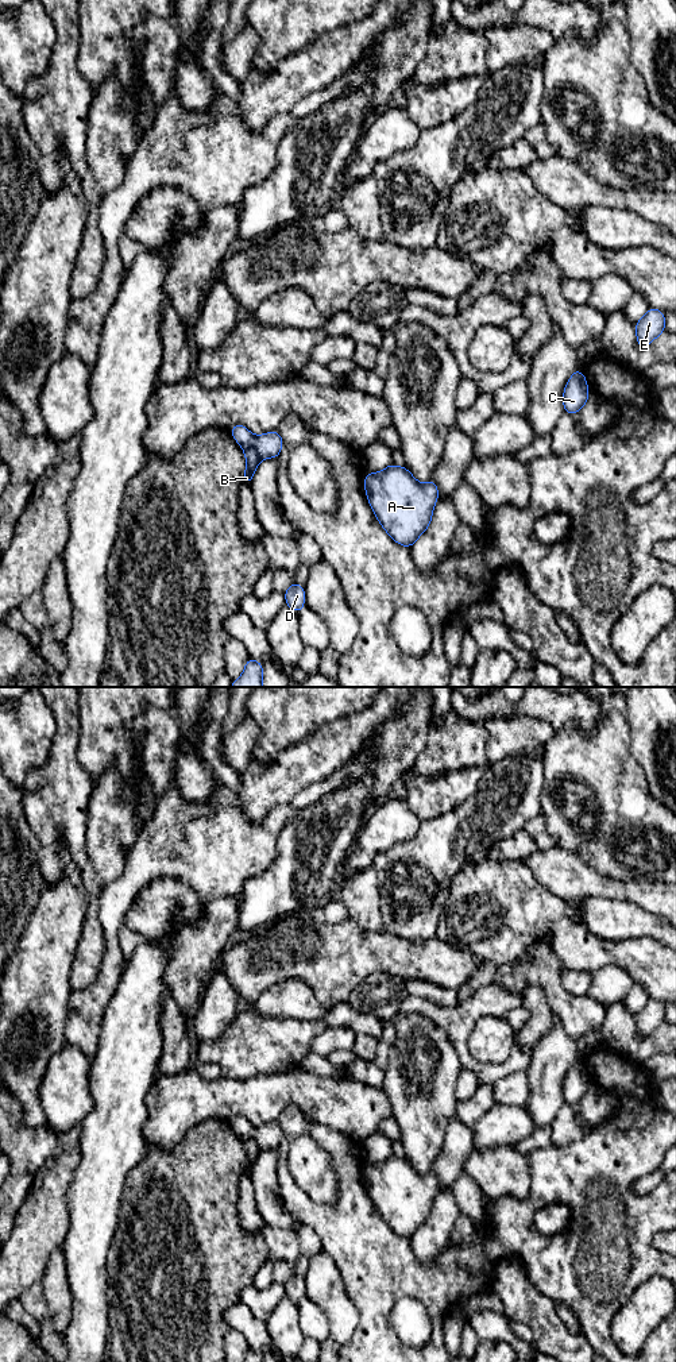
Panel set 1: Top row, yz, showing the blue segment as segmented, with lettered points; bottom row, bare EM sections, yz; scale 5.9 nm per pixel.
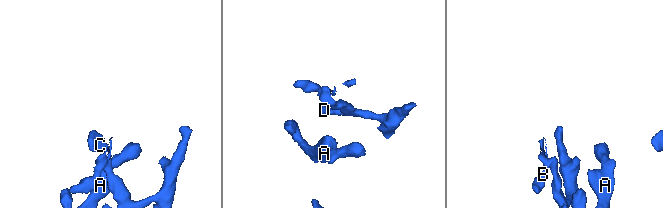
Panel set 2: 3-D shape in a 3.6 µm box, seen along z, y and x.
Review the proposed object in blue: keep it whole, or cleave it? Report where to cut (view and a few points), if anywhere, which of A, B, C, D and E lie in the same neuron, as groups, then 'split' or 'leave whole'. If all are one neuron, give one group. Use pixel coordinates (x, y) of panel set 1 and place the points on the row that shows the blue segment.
cut in yz along (244, 448), (251, 447), (261, 458); A C D E / B; split

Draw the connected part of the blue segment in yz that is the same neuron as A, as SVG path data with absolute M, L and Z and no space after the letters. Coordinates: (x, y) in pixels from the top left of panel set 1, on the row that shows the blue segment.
M391 463L381 472L366 474L364 489L387 535L399 545L412 548L430 525L439 499L434 479L418 483L405 466Z

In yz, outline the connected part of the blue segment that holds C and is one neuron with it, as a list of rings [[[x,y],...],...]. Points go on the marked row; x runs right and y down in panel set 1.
[[[575,370],[563,391],[564,412],[576,414],[590,397],[588,385],[582,370]]]

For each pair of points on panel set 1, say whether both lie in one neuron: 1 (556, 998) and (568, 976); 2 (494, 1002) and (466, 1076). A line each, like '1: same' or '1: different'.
1: different
2: different

